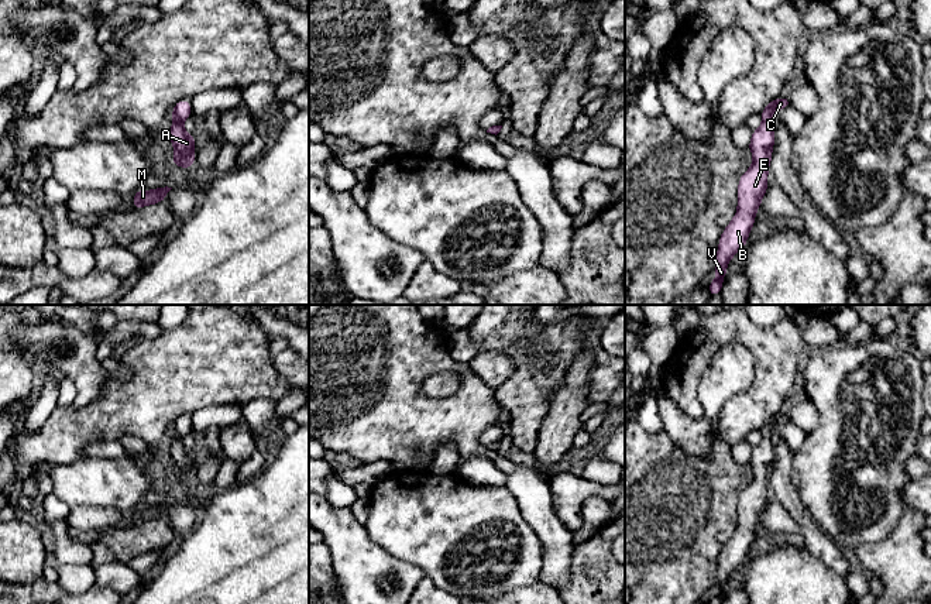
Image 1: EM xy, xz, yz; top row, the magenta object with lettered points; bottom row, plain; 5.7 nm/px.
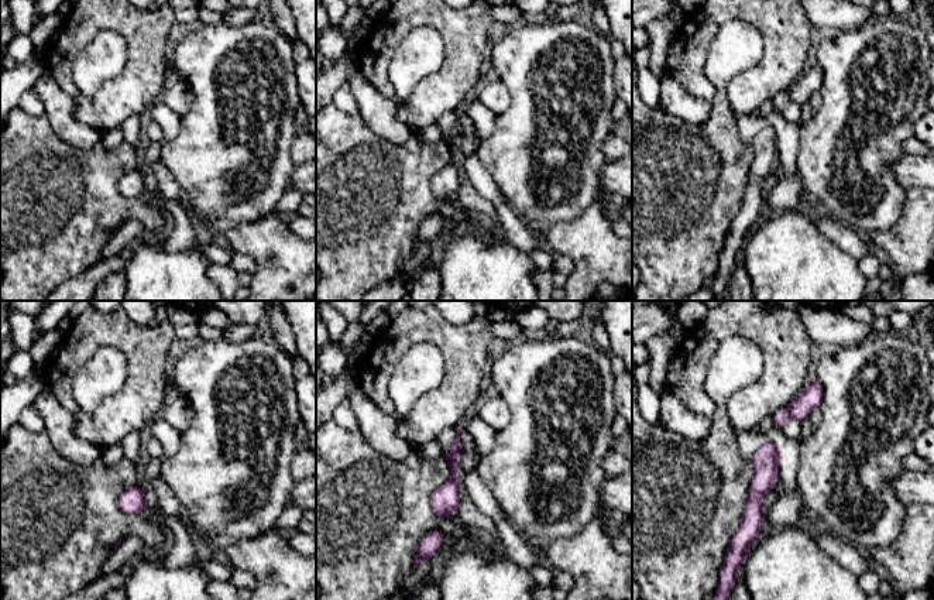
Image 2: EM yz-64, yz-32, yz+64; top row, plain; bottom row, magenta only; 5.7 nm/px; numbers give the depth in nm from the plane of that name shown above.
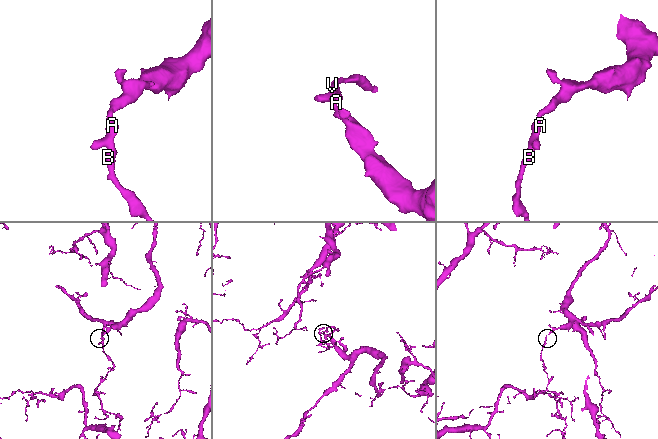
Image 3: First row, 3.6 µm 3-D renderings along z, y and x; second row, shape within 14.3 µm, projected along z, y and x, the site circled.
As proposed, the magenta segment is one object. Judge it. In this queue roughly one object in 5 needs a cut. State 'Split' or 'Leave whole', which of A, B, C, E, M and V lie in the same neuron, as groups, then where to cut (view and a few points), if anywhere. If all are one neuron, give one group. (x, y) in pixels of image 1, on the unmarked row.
Leave whole. Groups: A B C E M V. No split

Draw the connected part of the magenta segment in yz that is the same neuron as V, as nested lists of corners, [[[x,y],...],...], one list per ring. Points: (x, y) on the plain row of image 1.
[[[779,413],[770,418],[760,429],[763,437],[752,449],[748,463],[752,467],[753,480],[739,495],[738,526],[721,550],[715,580],[717,593],[708,604],[722,603],[729,576],[746,560],[748,550],[755,539],[756,526],[760,524],[762,514],[767,507],[767,488],[774,461],[774,446],[770,442],[770,436],[780,425],[787,422],[791,422],[790,413]]]

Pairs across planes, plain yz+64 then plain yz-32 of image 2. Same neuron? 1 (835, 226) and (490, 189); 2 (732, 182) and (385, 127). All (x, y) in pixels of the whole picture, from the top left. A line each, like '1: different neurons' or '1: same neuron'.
1: same neuron
2: different neurons

